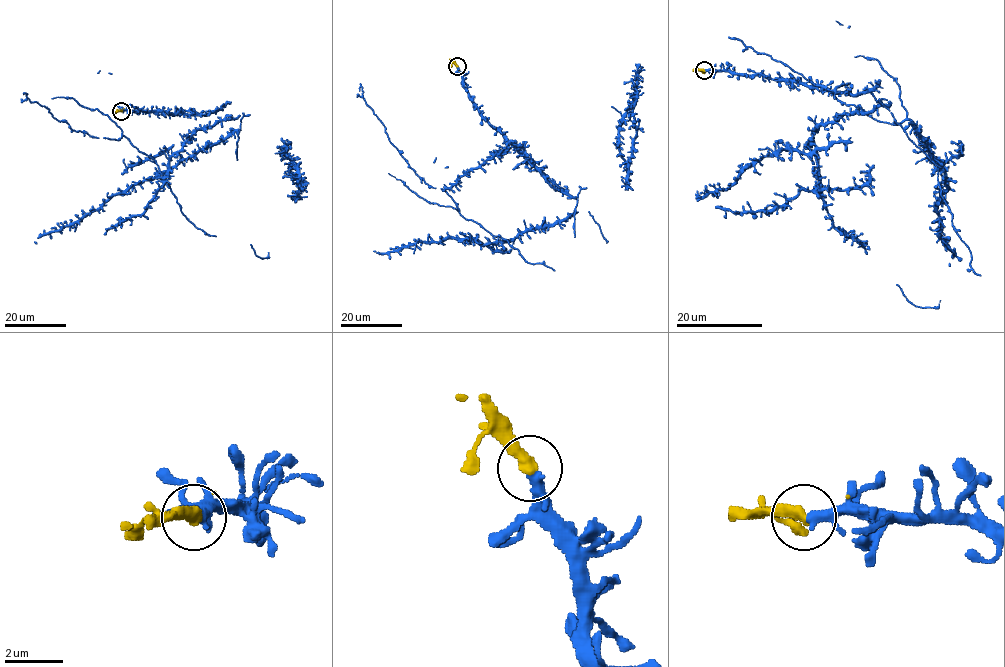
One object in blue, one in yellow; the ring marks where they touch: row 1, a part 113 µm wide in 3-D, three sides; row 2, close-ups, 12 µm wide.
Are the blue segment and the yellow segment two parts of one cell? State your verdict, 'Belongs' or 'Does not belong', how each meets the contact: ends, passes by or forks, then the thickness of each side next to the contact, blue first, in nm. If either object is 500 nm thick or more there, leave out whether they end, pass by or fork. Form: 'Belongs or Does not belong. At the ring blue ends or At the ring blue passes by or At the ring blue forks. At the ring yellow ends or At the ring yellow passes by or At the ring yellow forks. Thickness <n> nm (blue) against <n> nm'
Belongs. At the ring blue passes by. At the ring yellow ends. Thickness 280 nm (blue) against 440 nm

